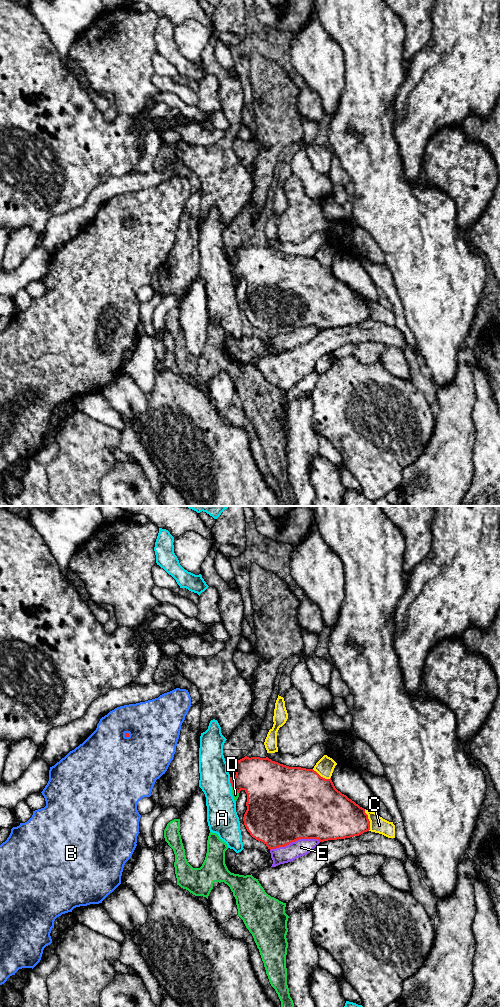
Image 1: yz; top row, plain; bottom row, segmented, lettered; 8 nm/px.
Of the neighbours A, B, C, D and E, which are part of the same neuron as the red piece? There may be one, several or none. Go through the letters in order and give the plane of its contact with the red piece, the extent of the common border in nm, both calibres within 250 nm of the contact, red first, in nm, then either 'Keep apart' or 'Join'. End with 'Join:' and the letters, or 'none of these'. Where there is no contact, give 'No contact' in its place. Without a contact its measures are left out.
A: Touches red in yz. Shared border 80 nm. Thickness 320 nm (red) against 240 nm. Keep apart
B: Touches red in yz. Shared border 50 nm. Thickness 30 nm (red) against 480 nm. Keep apart
C: Touches red in yz. Shared border 180 nm. Thickness 360 nm (red) against 130 nm. Keep apart
D: Touches red in yz. Shared border 80 nm. Thickness 360 nm (red) against 50 nm. Keep apart
E: Touches red in yz. Shared border 420 nm. Thickness 500 nm (red) against 140 nm. Keep apart
Join: none of these

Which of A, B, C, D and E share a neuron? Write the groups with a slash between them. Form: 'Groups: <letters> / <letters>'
Groups: A / B / C / D / E

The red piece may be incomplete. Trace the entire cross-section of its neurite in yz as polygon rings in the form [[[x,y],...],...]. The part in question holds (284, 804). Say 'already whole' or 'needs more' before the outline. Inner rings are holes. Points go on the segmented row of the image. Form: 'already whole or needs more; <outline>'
already whole; [[[247,757],[236,762],[236,775],[230,777],[231,786],[247,794],[247,810],[243,821],[250,835],[263,842],[268,849],[285,847],[299,839],[318,839],[320,842],[359,836],[370,830],[370,821],[365,809],[338,791],[331,778],[321,777],[313,769],[289,767],[268,757]]]

